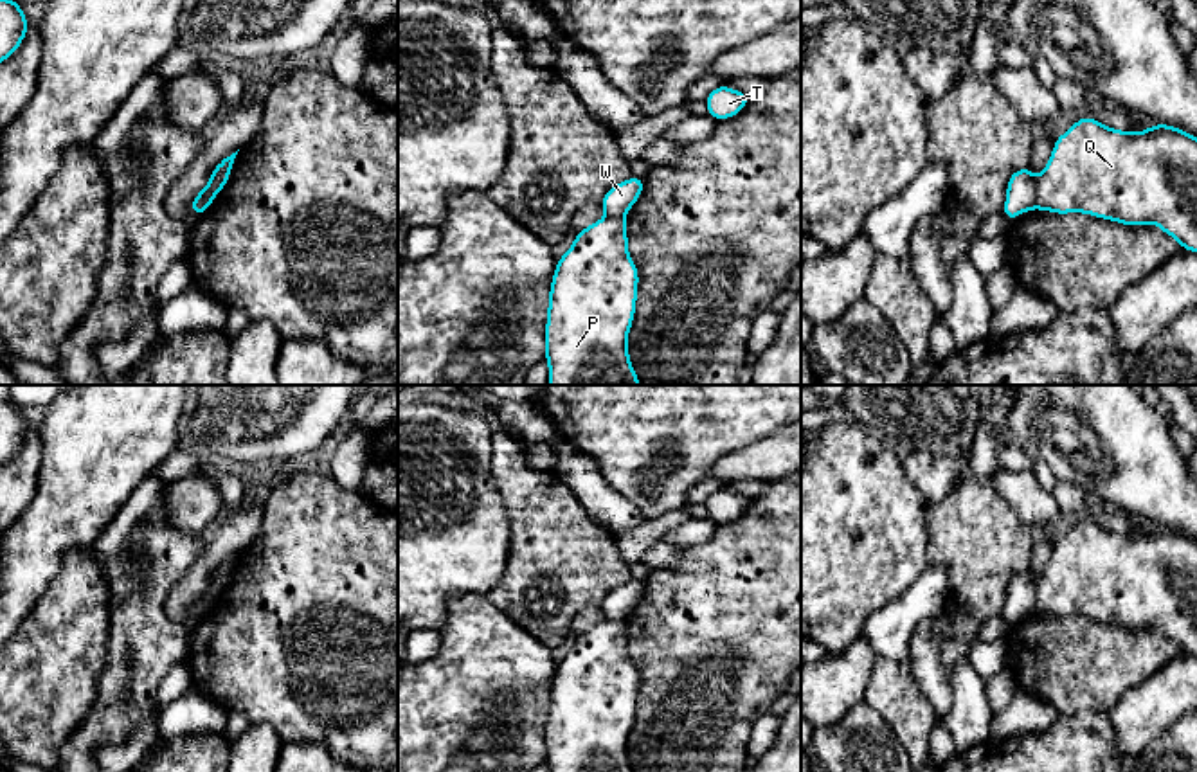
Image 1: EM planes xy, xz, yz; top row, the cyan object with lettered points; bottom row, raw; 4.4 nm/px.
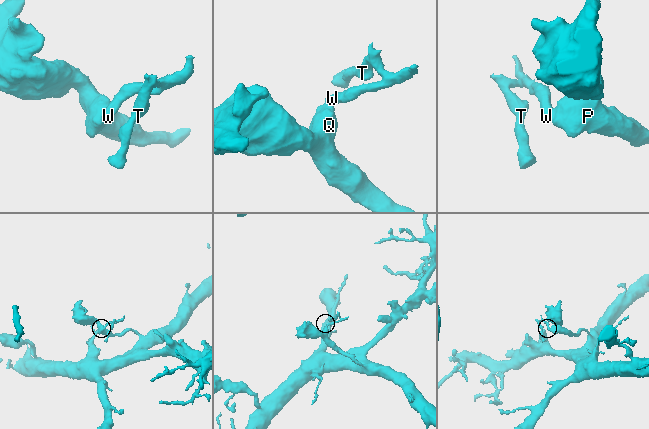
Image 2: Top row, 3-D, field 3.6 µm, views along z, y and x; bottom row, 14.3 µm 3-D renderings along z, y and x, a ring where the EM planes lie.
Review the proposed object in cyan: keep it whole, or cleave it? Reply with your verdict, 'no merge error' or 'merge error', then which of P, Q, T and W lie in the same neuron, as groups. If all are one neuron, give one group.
merge error; groups P Q / T W

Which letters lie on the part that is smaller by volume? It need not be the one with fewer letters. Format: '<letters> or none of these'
T, W

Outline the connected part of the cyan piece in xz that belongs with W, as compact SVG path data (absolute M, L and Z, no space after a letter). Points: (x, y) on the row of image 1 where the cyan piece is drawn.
M630 176L628 180L612 185L605 193L599 205L607 216L625 218L628 211L634 207L634 203L639 200L643 189L644 189L644 178Z

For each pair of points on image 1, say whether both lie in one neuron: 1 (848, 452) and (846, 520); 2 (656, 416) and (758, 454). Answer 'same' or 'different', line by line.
1: same
2: different

